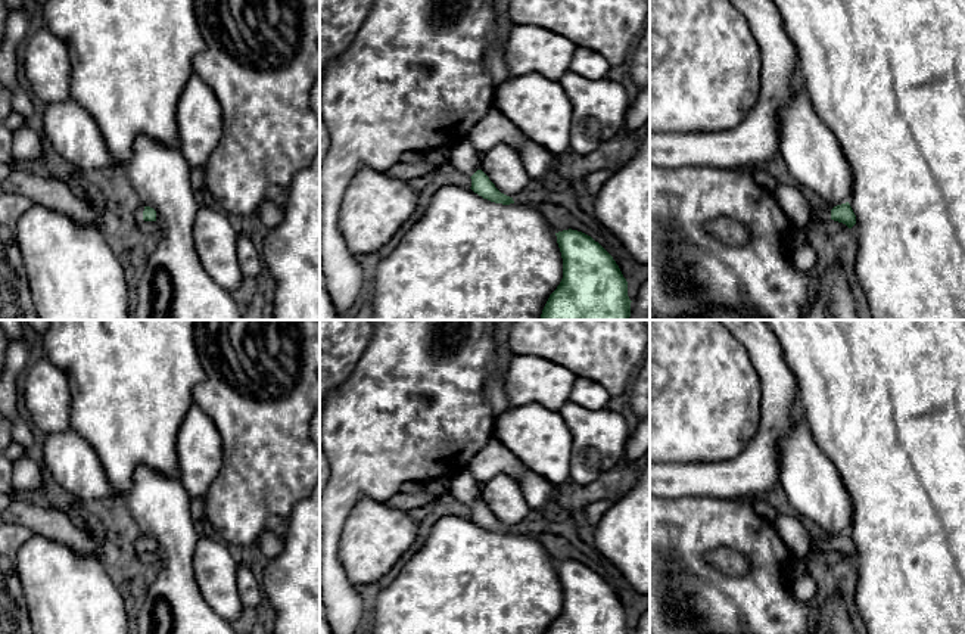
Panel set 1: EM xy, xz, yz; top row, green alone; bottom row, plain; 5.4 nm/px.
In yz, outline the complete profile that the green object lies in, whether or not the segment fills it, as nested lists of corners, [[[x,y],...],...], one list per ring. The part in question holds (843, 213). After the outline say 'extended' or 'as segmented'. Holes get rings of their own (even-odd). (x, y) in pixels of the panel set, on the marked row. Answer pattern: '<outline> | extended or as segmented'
[[[807,193],[804,196],[812,217],[816,215],[821,221],[834,220],[846,224],[849,229],[856,224],[856,215],[849,202],[829,208]]] | extended

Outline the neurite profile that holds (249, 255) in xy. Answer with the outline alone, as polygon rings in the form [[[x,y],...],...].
[[[245,229],[239,231],[236,254],[239,259],[239,268],[245,277],[252,277],[256,280],[265,270],[265,262],[262,259],[258,240]]]

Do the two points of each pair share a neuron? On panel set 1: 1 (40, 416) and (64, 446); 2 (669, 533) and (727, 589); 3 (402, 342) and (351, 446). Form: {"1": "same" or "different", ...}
{"1": "different", "2": "same", "3": "same"}

